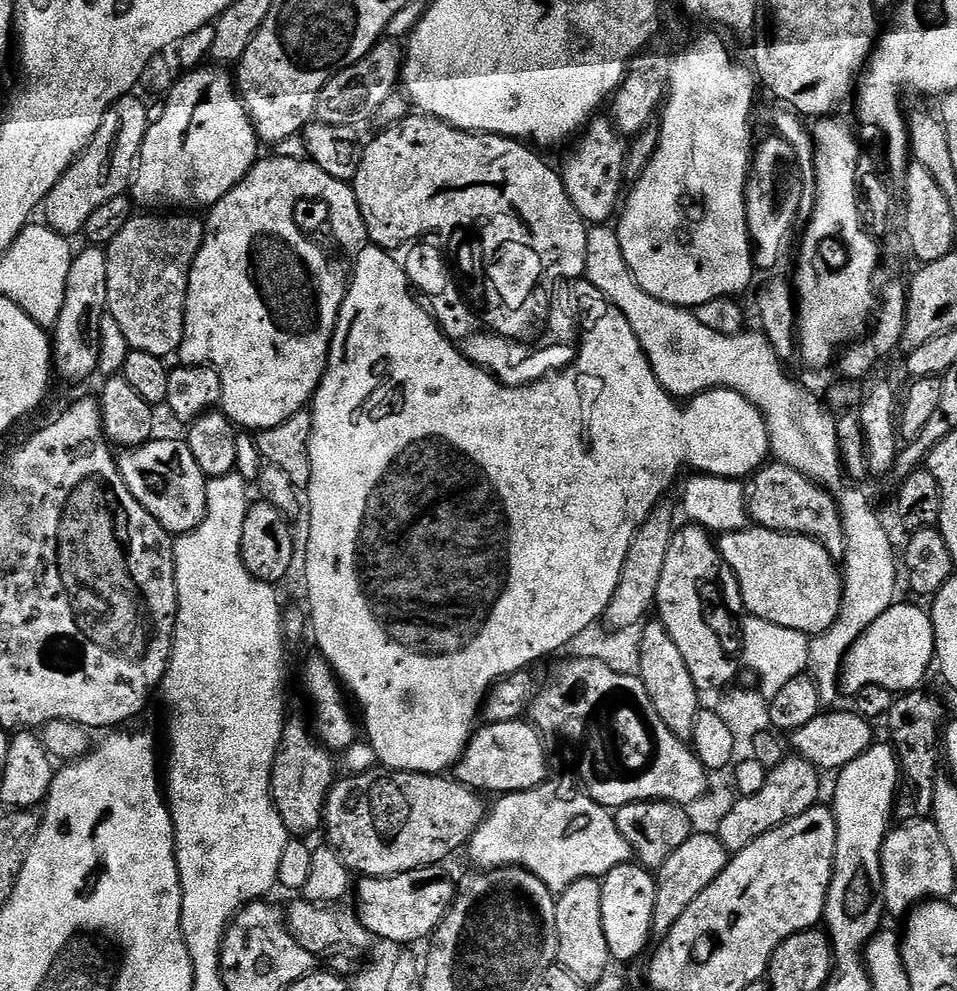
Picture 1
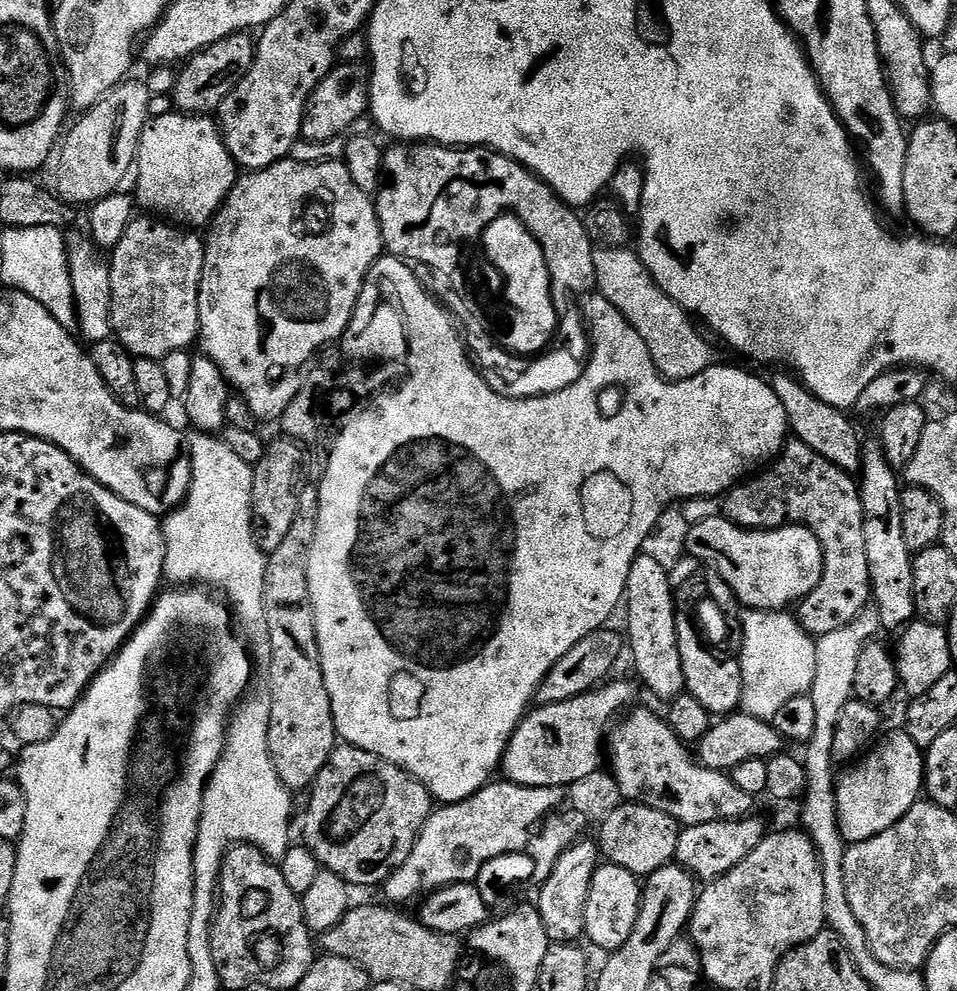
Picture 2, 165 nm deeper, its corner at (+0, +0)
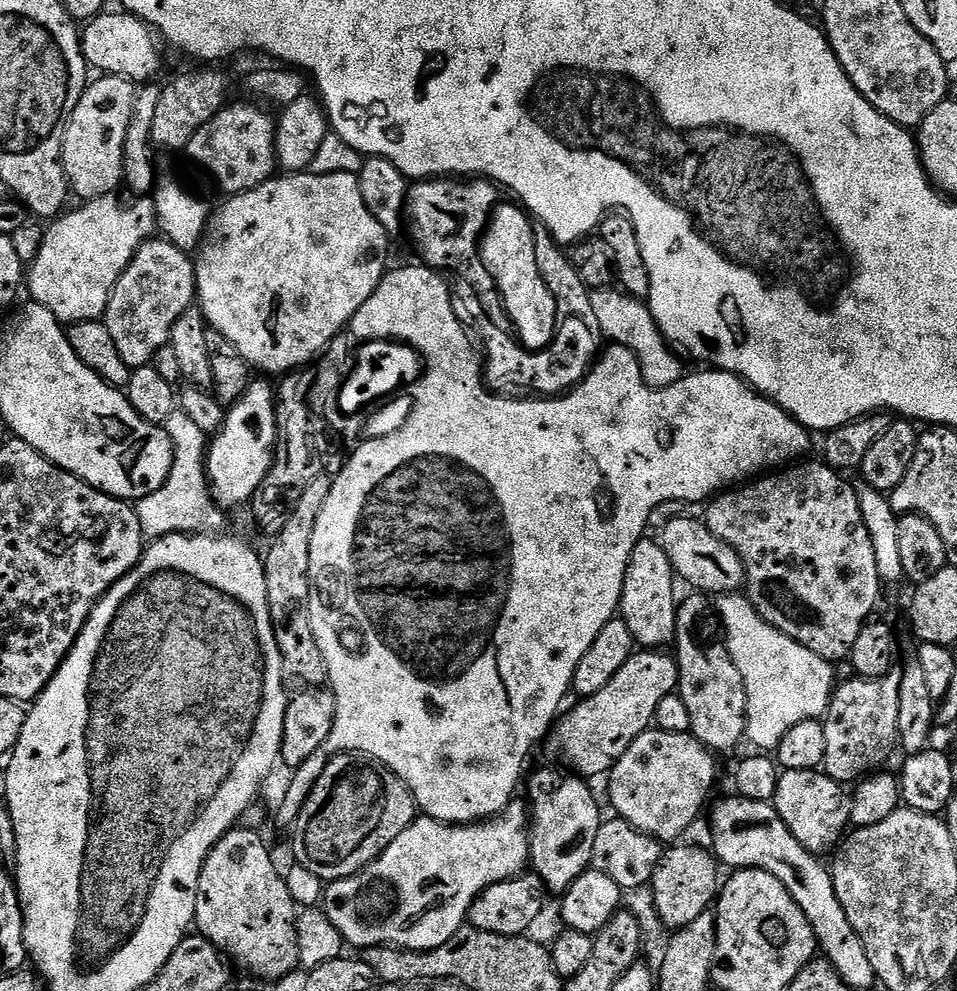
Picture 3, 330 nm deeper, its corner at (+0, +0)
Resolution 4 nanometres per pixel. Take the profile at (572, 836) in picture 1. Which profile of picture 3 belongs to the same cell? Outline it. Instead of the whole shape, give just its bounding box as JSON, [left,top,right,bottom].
[322,802,530,952]

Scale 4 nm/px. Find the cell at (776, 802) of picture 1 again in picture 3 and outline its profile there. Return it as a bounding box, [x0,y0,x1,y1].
[650,843,722,930]

